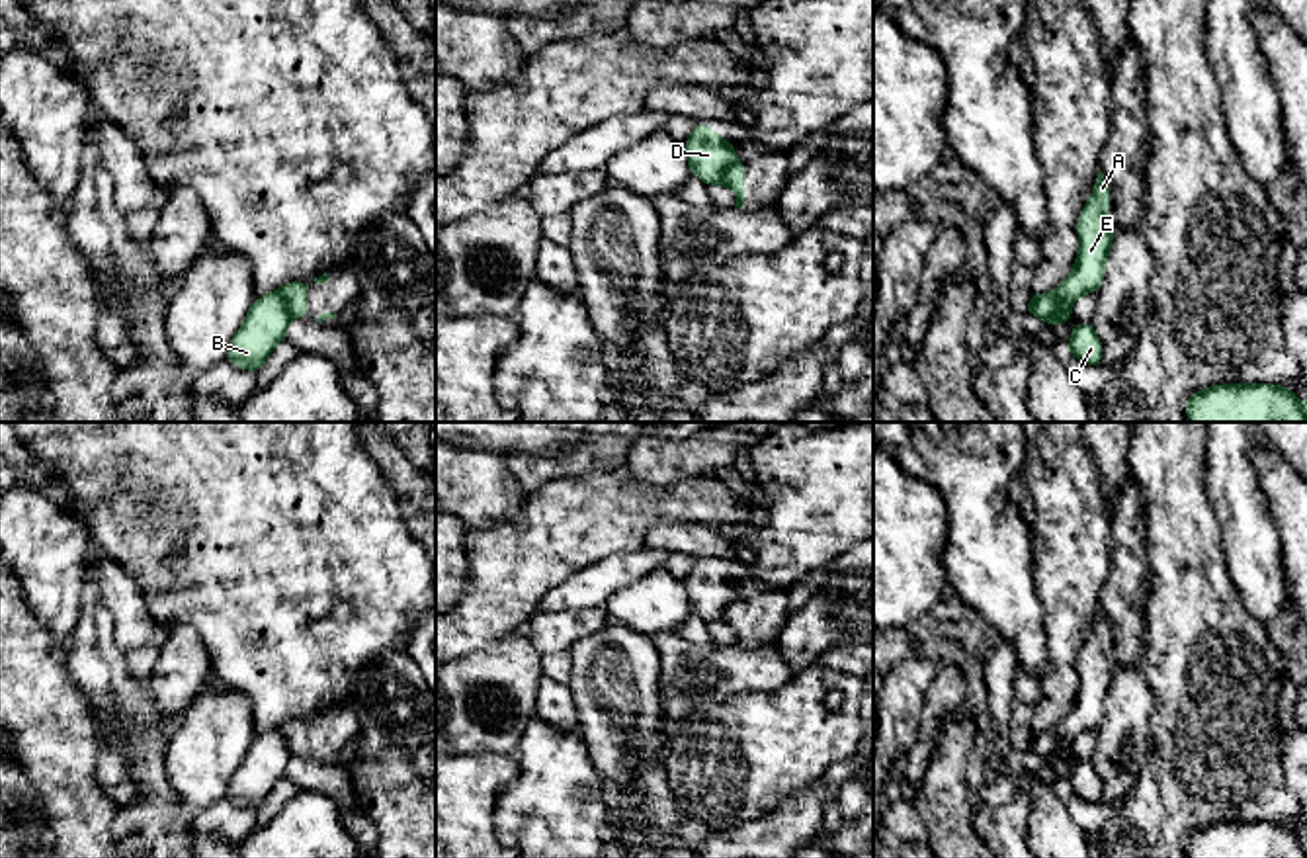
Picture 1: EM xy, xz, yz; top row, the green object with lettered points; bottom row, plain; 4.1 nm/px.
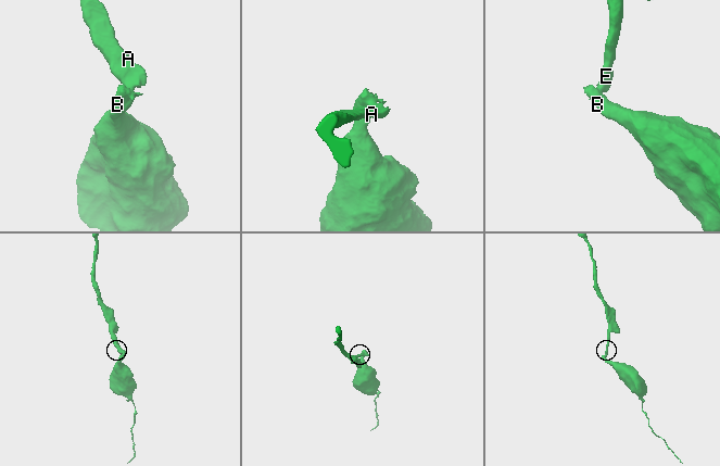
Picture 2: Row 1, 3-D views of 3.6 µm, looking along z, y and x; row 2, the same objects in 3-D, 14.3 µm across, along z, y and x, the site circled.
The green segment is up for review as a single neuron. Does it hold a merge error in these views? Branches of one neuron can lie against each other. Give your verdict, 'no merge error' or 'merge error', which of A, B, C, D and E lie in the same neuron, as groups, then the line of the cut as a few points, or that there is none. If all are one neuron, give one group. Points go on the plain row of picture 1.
merge error; A E / B C D; cut in xy along (278, 728), (294, 755)

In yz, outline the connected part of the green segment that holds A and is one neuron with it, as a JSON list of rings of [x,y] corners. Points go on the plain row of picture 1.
[[[1102,610],[1094,620],[1094,629],[1084,641],[1078,661],[1075,663],[1080,684],[1073,709],[1057,725],[1057,735],[1063,743],[1073,743],[1084,731],[1096,731],[1104,717],[1106,698],[1114,676],[1114,666],[1108,659],[1108,639],[1112,627]]]

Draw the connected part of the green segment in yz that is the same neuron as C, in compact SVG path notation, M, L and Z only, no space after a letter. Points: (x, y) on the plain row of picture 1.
M1092 760L1076 762L1069 776L1069 792L1088 803L1100 805L1102 780L1094 770Z

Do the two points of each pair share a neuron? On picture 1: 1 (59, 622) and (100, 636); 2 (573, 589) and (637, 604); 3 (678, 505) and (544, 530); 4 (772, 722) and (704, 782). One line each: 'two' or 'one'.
1: two
2: two
3: one
4: one

